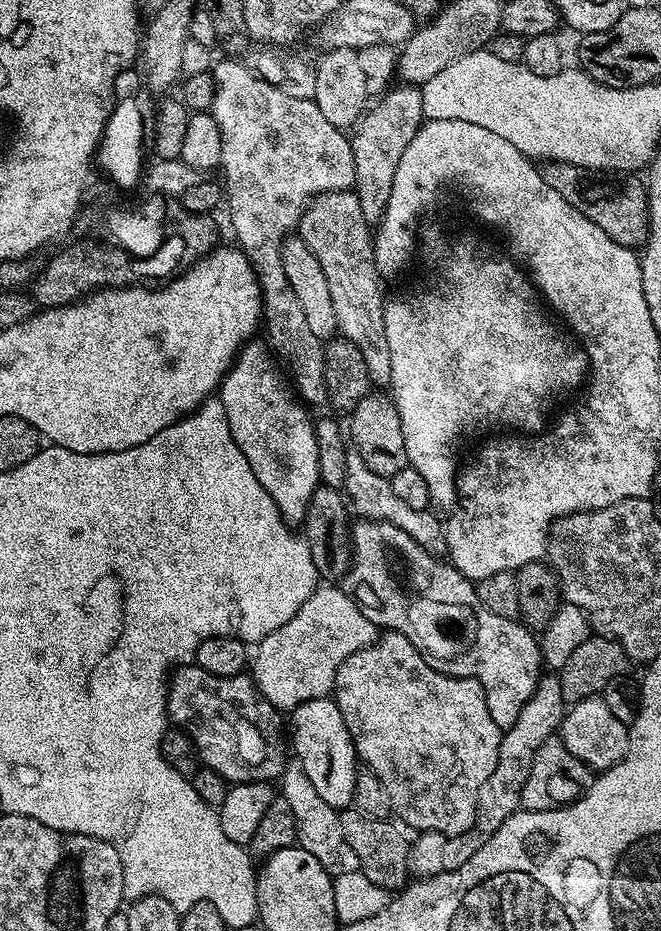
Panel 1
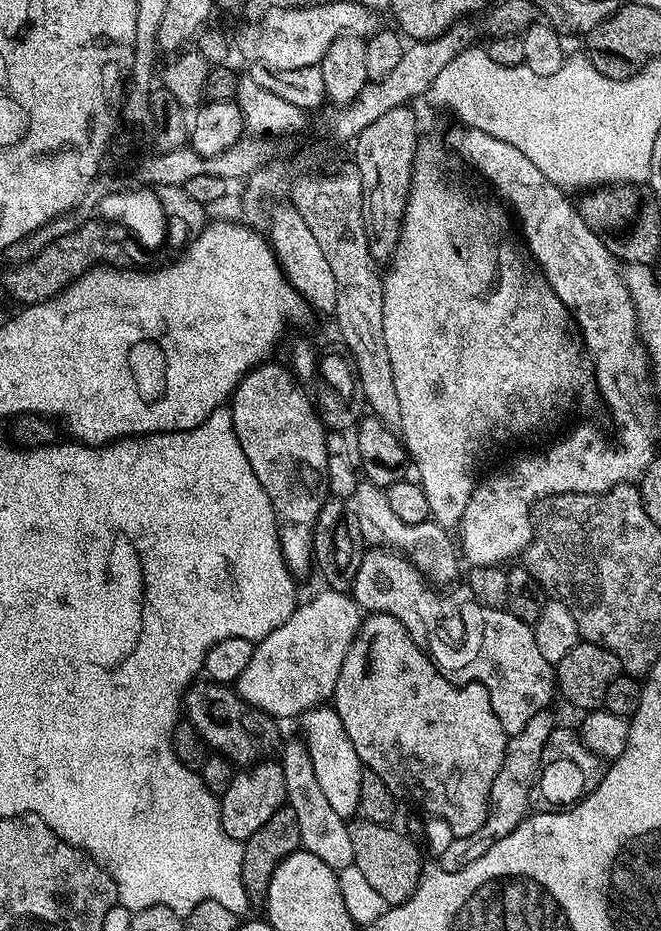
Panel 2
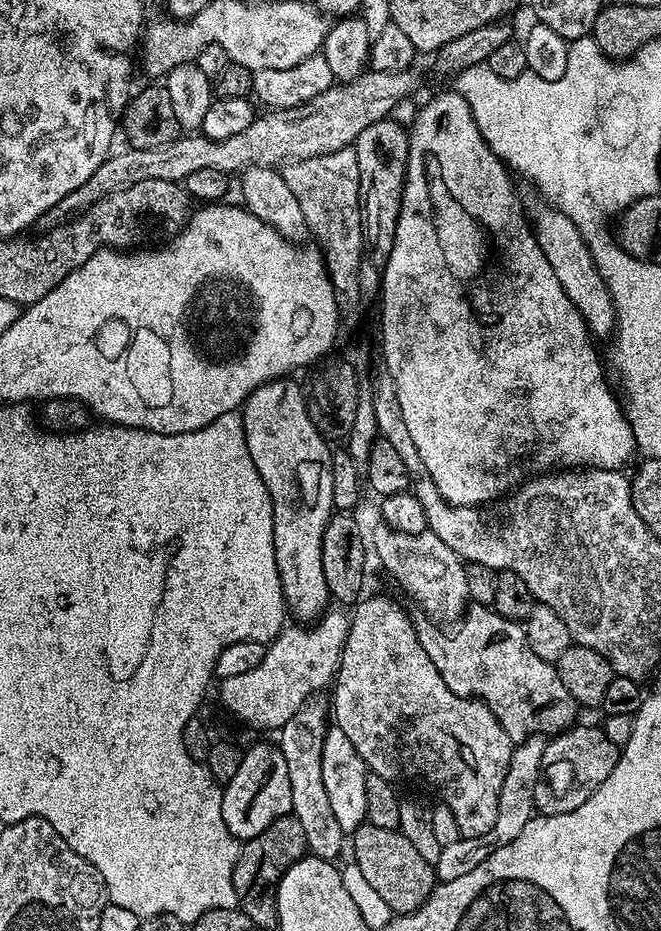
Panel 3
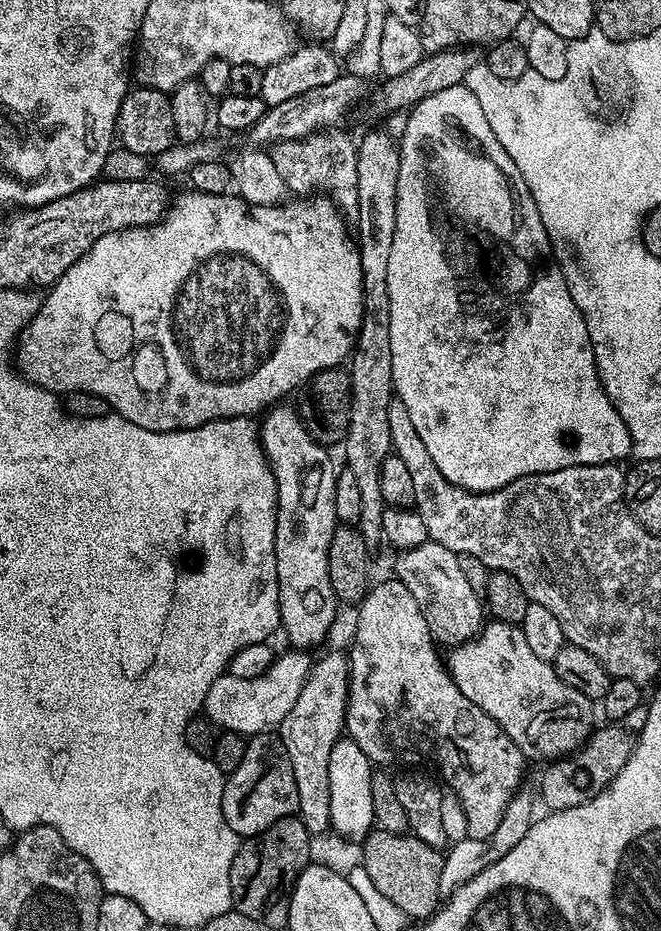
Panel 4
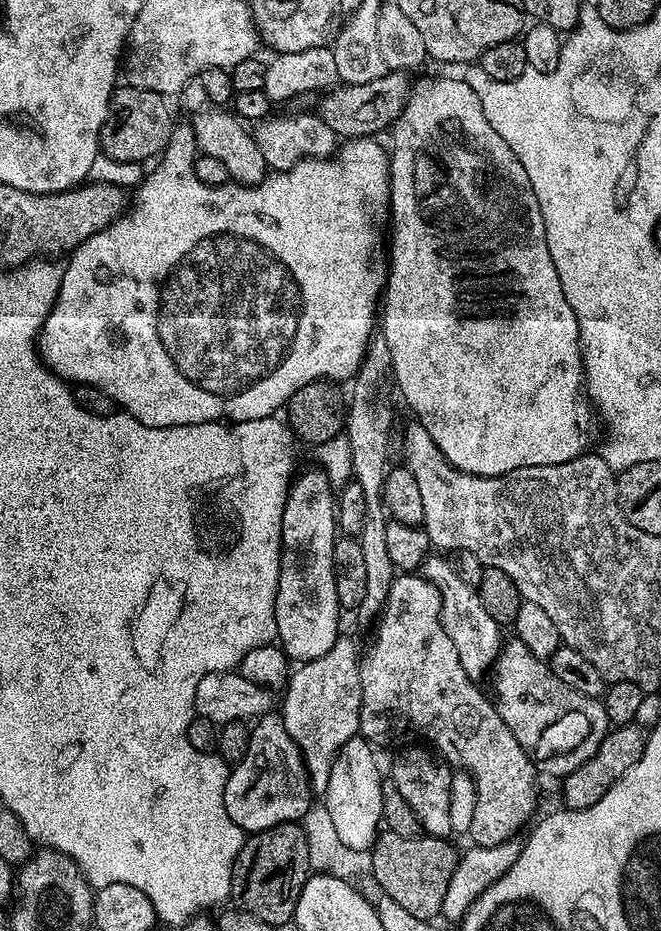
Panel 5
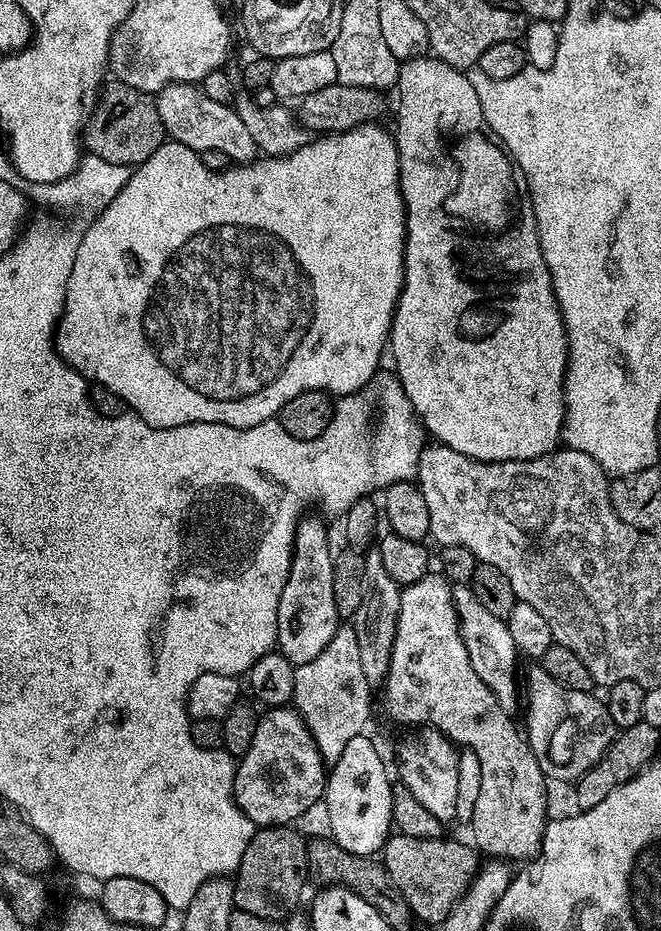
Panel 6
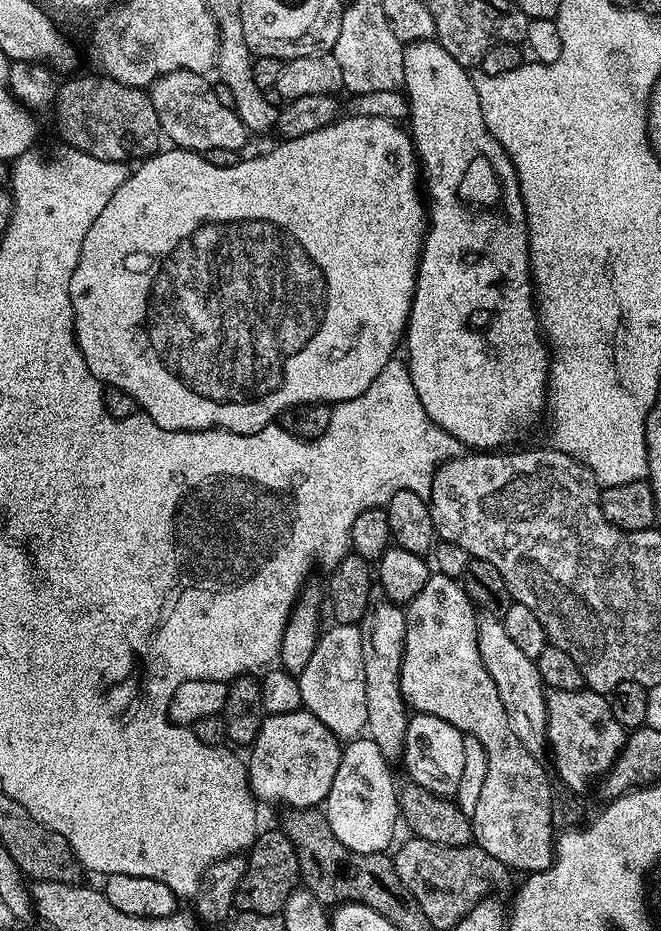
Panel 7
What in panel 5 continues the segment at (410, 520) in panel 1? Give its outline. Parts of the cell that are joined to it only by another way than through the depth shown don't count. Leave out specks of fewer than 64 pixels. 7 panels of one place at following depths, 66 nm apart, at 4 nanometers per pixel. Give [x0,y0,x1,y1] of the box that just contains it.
[422,554,502,681]

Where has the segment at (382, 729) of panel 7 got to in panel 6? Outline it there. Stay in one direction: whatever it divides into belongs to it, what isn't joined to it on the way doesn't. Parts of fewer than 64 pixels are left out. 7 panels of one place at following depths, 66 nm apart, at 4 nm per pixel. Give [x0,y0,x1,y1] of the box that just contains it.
[350,550,401,686]

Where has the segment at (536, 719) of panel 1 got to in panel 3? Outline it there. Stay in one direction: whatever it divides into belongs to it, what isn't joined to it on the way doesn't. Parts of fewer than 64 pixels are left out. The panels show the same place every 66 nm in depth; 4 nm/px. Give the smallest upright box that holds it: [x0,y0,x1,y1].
[434,735,548,881]

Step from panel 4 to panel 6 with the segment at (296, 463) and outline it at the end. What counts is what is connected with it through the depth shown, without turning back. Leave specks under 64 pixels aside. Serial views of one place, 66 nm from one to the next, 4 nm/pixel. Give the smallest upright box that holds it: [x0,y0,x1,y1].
[276,516,342,666]

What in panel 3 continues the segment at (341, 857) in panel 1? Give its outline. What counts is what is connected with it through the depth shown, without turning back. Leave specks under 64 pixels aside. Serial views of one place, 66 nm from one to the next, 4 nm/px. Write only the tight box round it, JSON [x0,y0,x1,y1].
[278,698,346,861]

